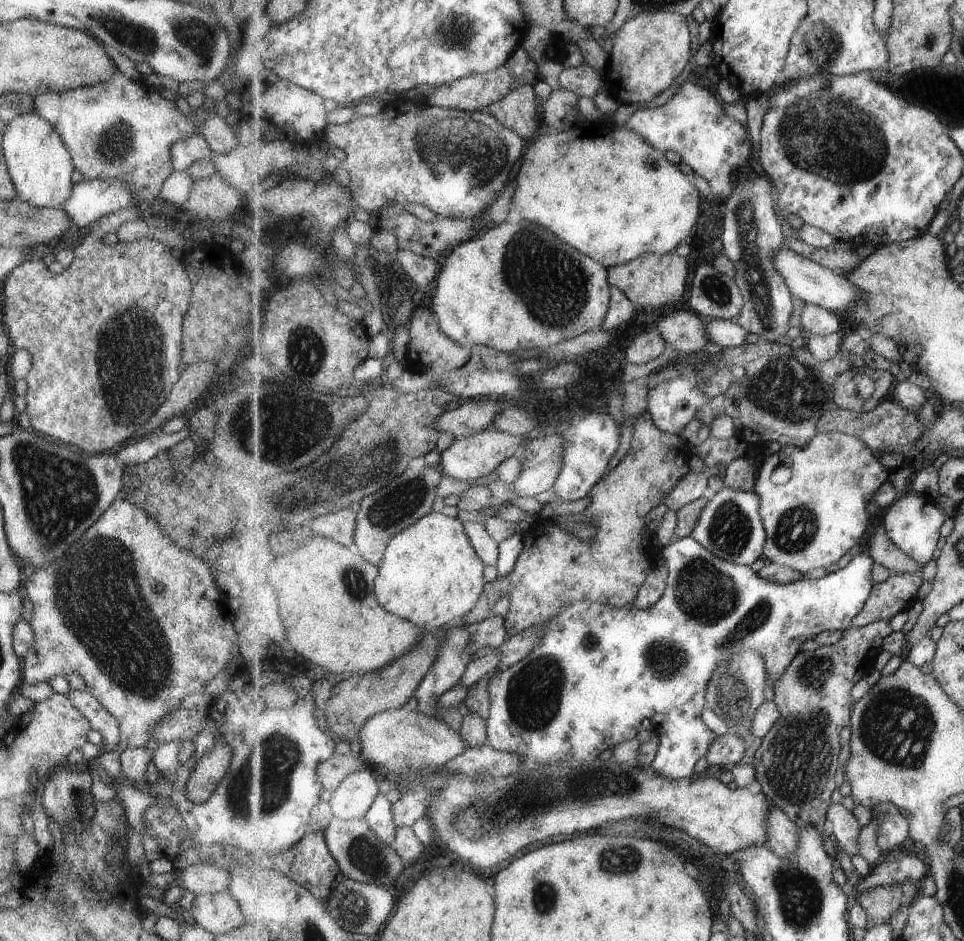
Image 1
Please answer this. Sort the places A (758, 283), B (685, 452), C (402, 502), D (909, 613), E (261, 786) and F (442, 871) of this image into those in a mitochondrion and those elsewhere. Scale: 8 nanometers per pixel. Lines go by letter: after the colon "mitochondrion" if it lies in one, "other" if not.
A: mitochondrion
B: other
C: mitochondrion
D: other
E: mitochondrion
F: other

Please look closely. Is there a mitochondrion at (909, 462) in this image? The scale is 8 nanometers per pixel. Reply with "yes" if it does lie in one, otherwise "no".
no

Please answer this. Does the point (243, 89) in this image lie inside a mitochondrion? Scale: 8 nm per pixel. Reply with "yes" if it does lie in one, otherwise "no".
no

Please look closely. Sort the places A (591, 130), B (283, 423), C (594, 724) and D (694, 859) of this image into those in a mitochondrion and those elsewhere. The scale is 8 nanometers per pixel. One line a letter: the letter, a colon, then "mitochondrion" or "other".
A: other
B: mitochondrion
C: other
D: other

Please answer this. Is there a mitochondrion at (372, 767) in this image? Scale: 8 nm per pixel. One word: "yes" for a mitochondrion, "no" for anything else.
no

